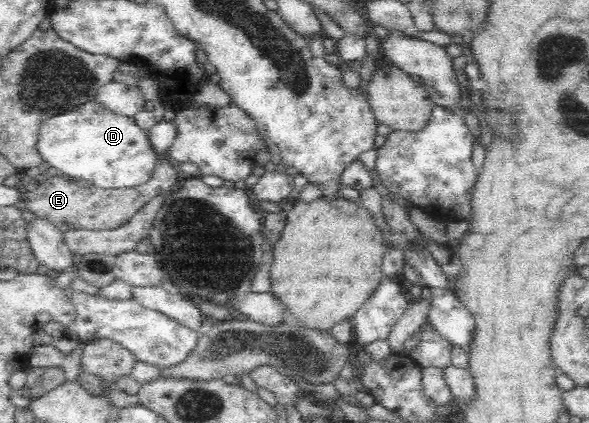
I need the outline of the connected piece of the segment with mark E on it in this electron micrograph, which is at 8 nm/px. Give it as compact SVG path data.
M157 161L155 171L147 183L133 188L121 190L102 189L99 187L79 187L70 178L51 176L29 192L22 193L26 210L32 211L40 219L47 219L55 225L66 223L71 229L87 229L91 231L107 231L117 229L128 223L141 207L162 193L173 191L177 184L178 169L173 162Z

